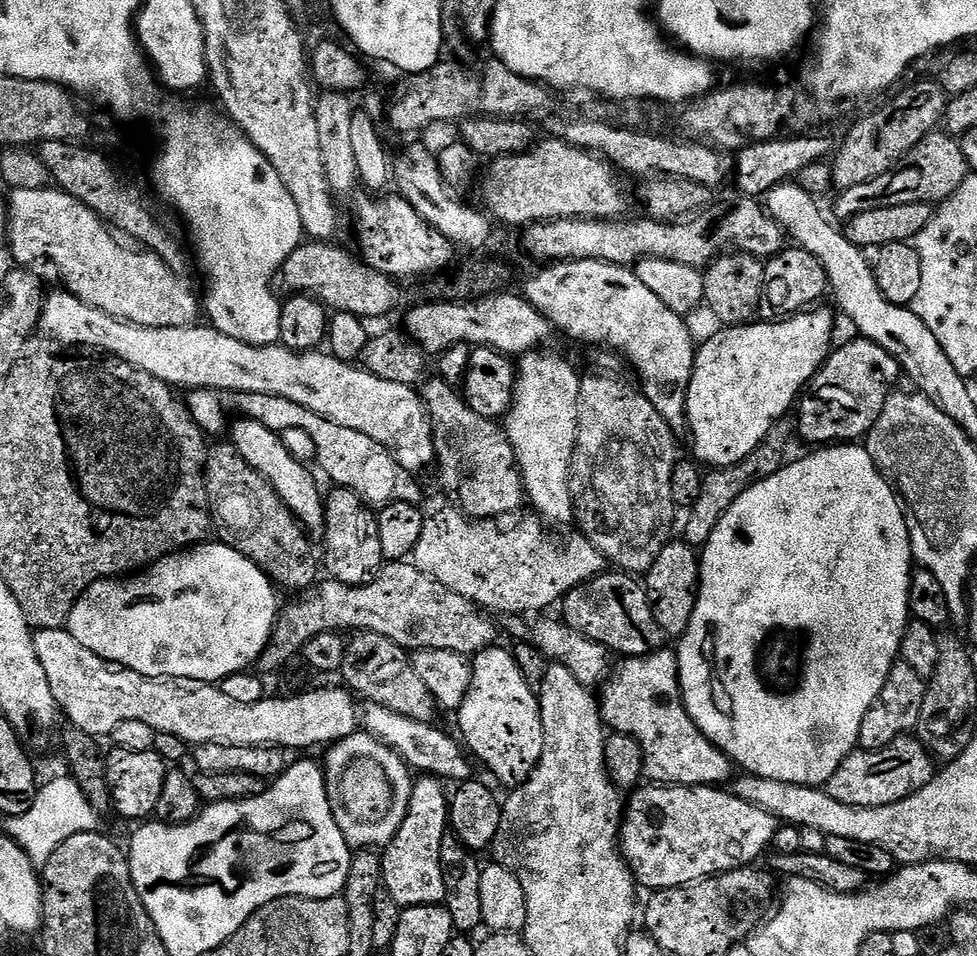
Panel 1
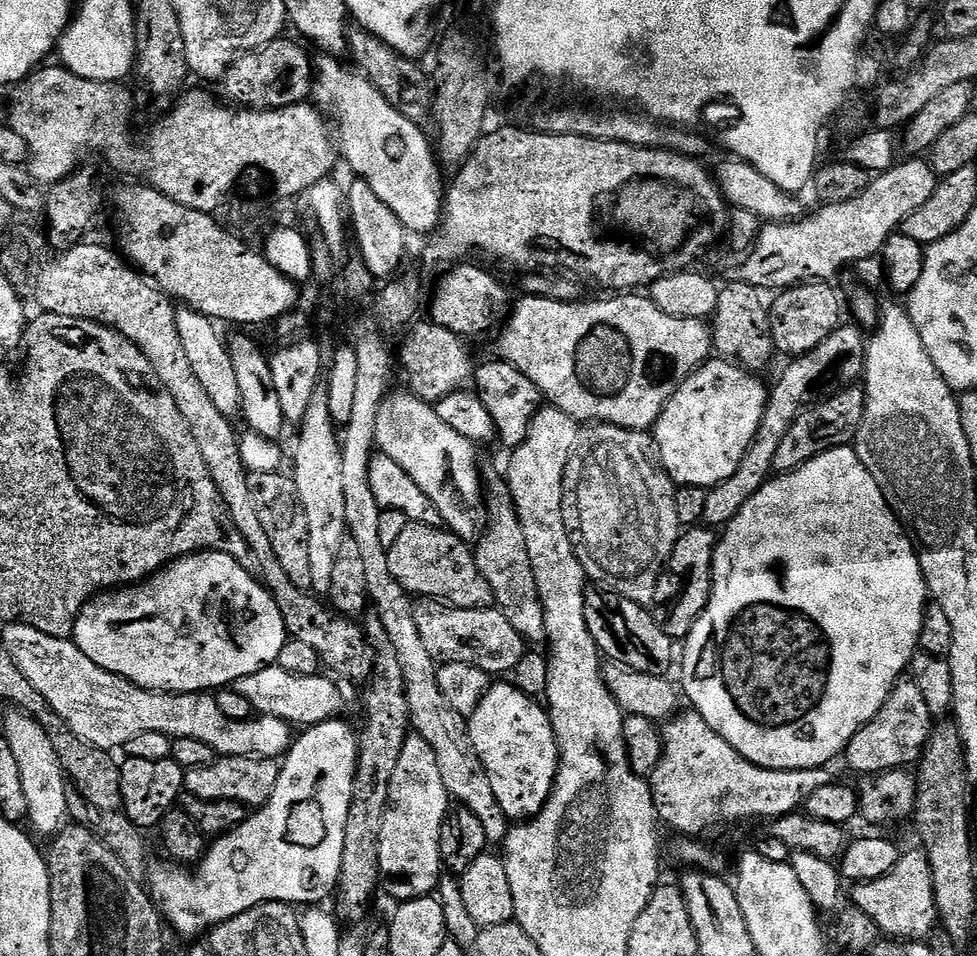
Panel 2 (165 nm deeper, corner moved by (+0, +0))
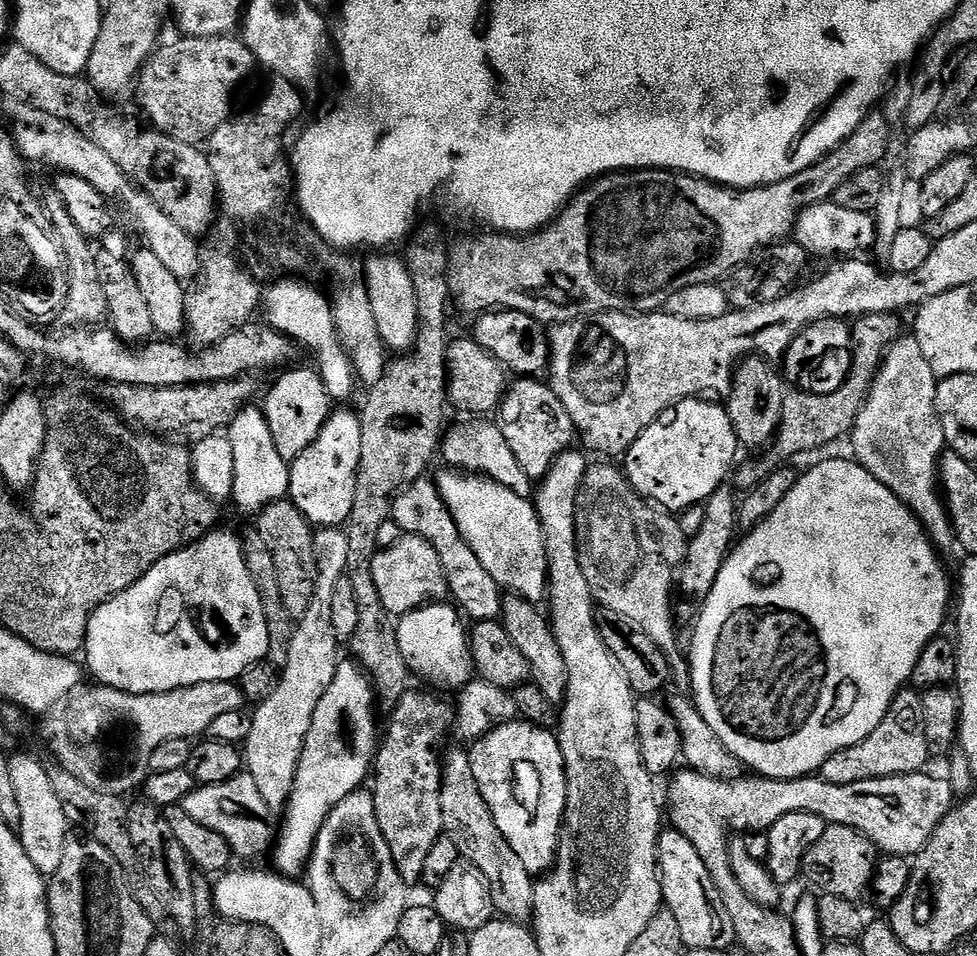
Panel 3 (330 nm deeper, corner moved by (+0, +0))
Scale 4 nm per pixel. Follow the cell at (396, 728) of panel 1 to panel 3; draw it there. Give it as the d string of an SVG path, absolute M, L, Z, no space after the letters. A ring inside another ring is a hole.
M202 682L169 692L135 696L116 688L75 688L63 704L43 717L40 736L56 755L61 769L86 786L123 797L141 787L150 773L150 754L174 738L192 740L205 735L210 722L229 710L244 708L246 697L239 683Z

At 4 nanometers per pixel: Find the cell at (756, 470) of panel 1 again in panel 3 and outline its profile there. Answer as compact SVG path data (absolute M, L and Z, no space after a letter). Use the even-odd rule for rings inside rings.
M895 312L866 314L851 325L852 369L849 370L844 385L834 389L833 392L789 391L784 397L780 430L774 437L774 449L776 448L777 453L765 451L763 453L765 456L761 460L748 460L744 465L741 463L734 472L737 489L747 490L759 486L770 473L781 467L780 456L792 456L795 452L802 451L803 448L820 448L823 444L832 444L835 440L842 439L843 436L845 439L851 433L852 428L858 422L858 414L866 402L868 391L872 389L872 383L878 374L880 363L888 352L888 347L895 340L899 340L902 335L900 319L901 317Z

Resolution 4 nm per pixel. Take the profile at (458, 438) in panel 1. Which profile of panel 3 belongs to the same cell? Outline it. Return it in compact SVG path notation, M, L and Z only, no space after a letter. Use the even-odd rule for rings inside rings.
M508 594L503 597L498 620L503 624L506 634L510 634L510 642L514 642L514 646L518 646L519 652L526 657L531 683L536 684L538 690L550 698L550 702L560 706L564 703L568 689L566 658L562 658L562 646L558 646L558 638L554 638L551 619L536 608L539 607L533 601Z

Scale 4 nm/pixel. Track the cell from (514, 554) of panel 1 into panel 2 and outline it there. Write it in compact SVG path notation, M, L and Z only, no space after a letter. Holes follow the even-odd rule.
M409 522L406 530L402 530L398 542L394 542L394 546L388 548L388 557L390 558L390 574L398 578L405 592L413 598L447 602L454 608L486 608L493 603L492 590L486 578L476 569L473 549L465 541L459 540L453 532L443 527L431 528L425 524Z

